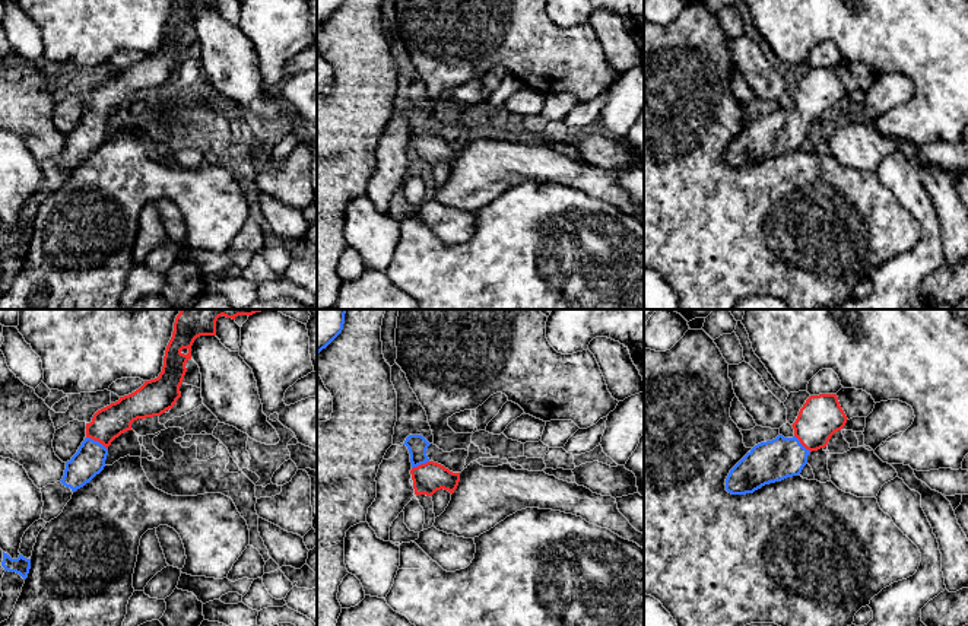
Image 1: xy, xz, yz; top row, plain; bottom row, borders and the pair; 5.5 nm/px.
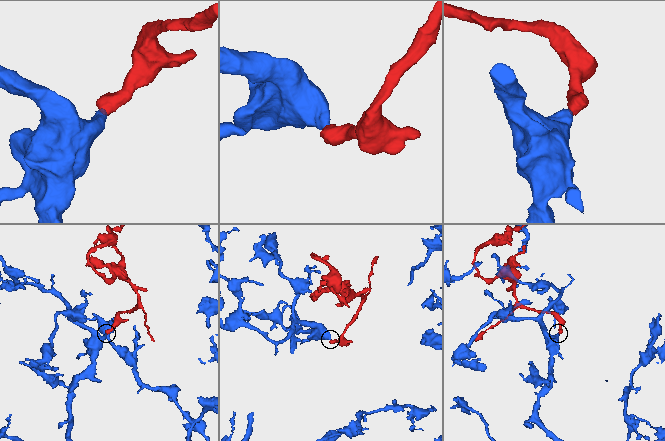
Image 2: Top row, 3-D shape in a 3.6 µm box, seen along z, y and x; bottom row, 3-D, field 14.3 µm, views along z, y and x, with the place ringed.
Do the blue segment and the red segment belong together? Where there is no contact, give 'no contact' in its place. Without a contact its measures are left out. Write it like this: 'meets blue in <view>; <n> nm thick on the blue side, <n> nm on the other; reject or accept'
meets blue in xy; 170 nm thick on the blue side, 180 nm on the other; accept

